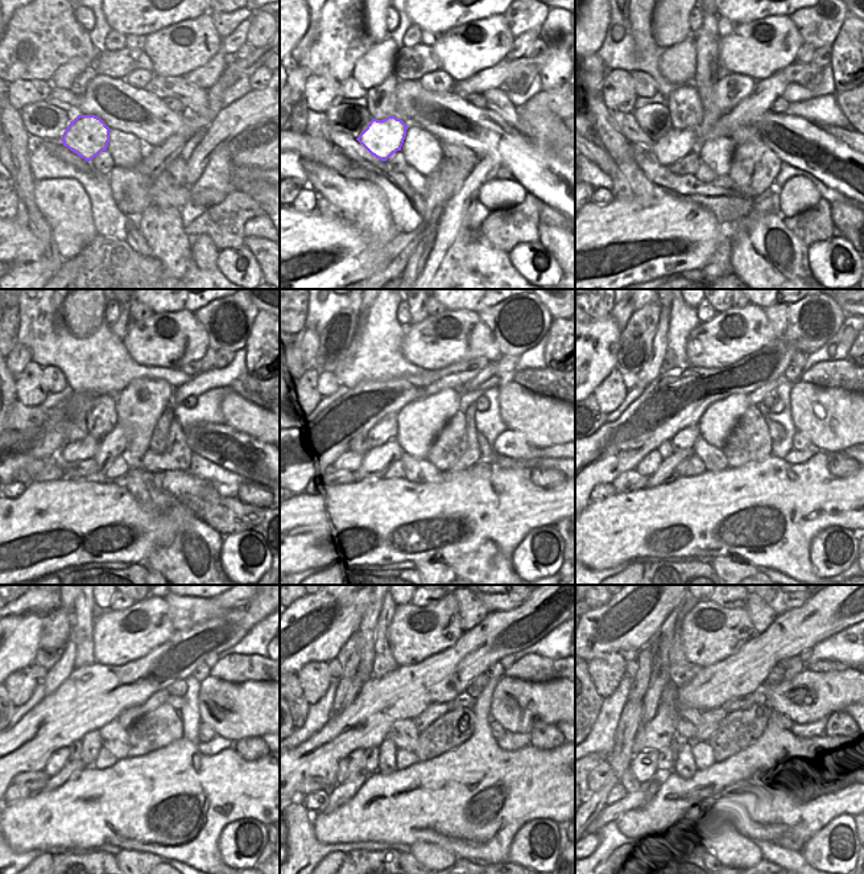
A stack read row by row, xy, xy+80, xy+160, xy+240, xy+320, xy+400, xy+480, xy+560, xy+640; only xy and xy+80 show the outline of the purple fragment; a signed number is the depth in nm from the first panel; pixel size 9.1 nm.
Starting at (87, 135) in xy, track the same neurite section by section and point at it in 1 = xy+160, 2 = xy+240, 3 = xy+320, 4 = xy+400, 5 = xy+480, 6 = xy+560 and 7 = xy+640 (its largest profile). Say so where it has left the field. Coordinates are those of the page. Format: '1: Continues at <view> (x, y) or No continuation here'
1: Continues at xy+160 (676, 144)
2: Continues at xy+240 (86, 448)
3: Continues at xy+320 (351, 460)
4: Continues at xy+400 (648, 465)
5: Continues at xy+480 (60, 758)
6: Continues at xy+560 (352, 765)
7: Continues at xy+640 (644, 765)

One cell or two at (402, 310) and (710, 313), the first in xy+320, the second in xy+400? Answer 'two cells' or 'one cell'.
one cell

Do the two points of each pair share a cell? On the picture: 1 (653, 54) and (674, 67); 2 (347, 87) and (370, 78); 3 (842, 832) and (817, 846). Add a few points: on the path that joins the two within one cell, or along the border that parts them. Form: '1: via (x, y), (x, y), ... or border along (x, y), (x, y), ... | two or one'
1: border along (662, 49), (658, 71), (676, 83) | two
2: border along (351, 75), (366, 90) | two
3: via (835, 839), (827, 846), (823, 846) | one

